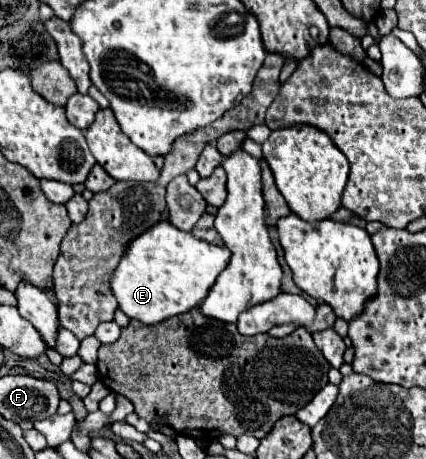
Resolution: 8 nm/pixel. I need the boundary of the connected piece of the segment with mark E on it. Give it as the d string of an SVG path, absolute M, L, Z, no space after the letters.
M158 222L126 248L112 278L112 292L128 318L140 320L142 324L158 324L198 308L228 260L228 248L198 240L190 232L176 230L170 222Z

